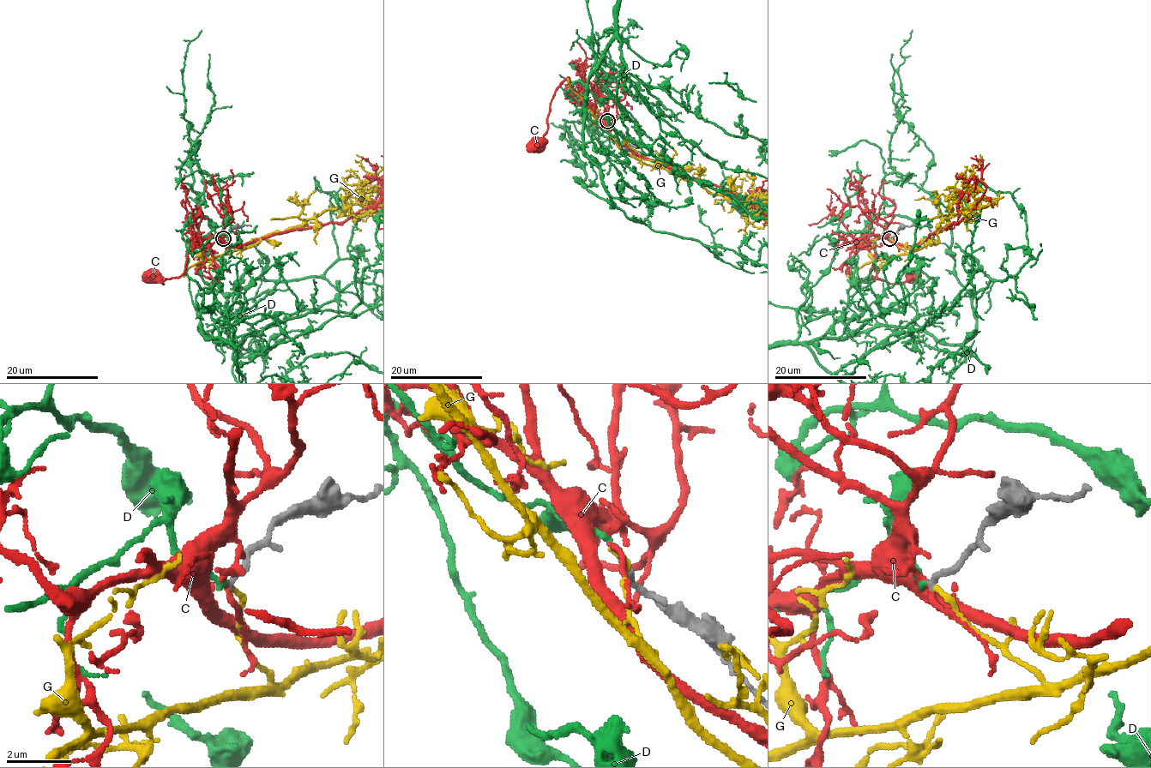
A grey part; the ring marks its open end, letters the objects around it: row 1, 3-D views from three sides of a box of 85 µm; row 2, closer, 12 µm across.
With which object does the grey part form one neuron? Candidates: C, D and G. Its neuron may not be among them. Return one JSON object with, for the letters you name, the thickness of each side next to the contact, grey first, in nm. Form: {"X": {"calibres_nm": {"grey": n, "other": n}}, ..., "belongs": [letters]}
{"D": {"calibres_nm": {"grey": 180, "other": 200}}, "belongs": ["D"]}

